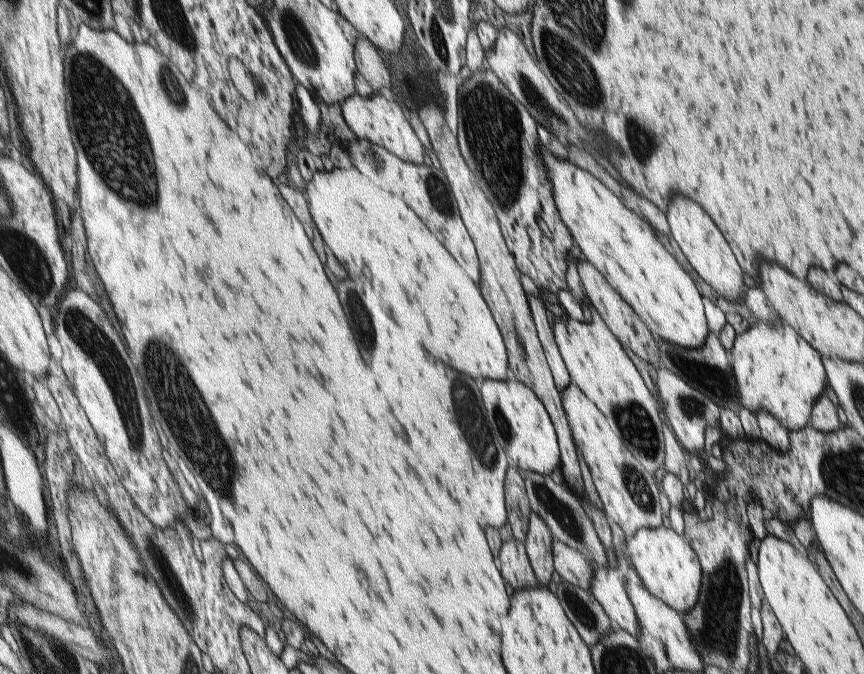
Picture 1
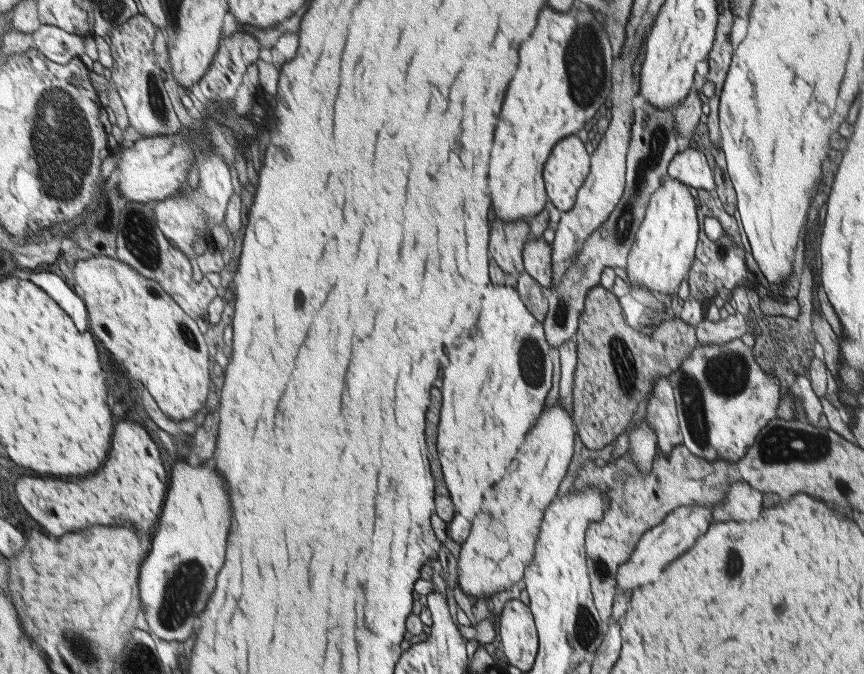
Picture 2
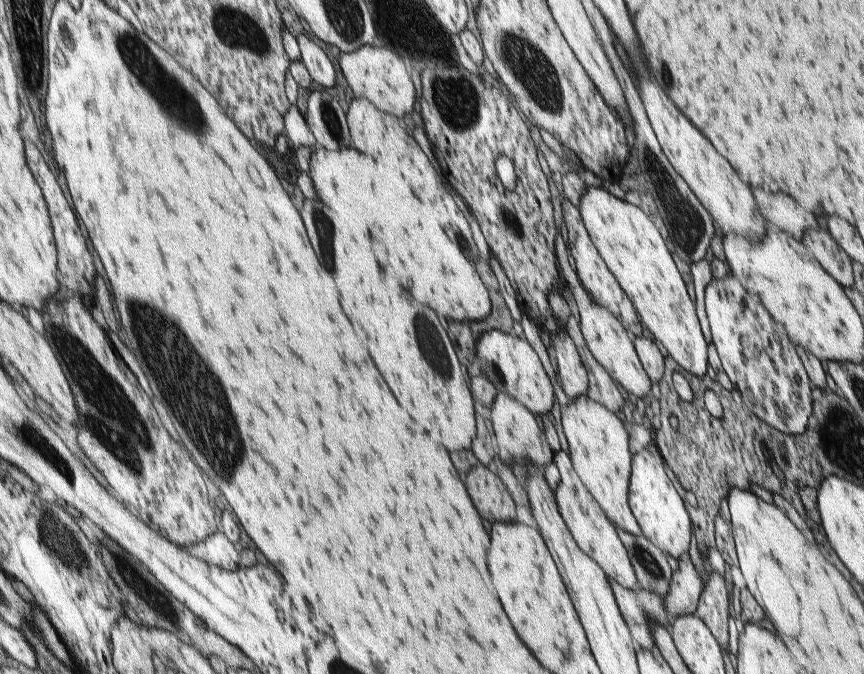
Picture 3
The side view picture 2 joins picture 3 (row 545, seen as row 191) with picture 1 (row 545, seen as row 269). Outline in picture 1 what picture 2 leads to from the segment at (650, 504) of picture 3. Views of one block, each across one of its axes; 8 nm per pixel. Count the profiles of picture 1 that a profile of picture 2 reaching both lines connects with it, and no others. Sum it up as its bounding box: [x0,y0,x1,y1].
[625,528,702,615]

